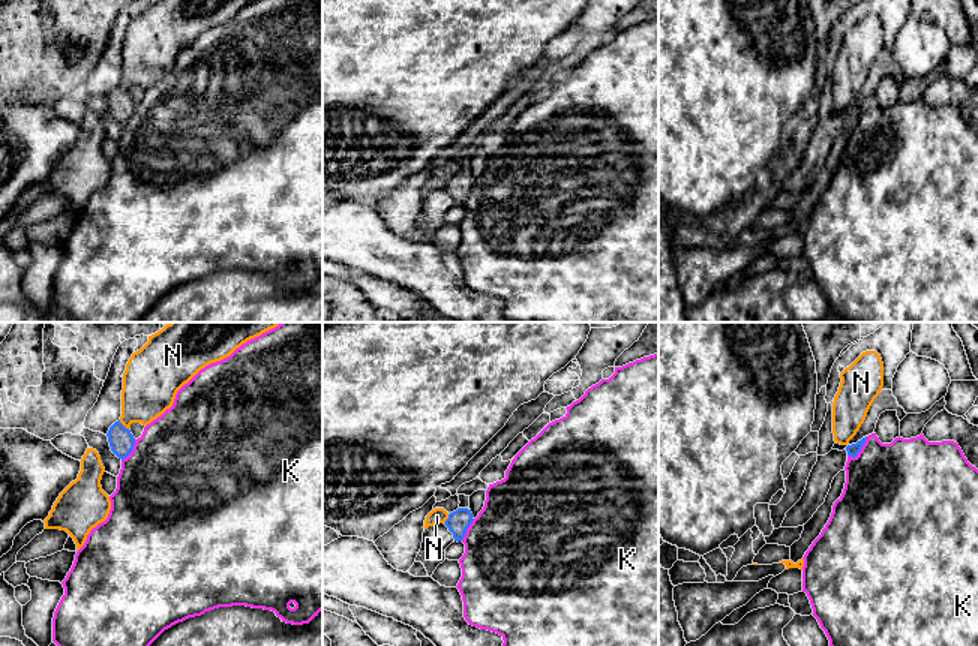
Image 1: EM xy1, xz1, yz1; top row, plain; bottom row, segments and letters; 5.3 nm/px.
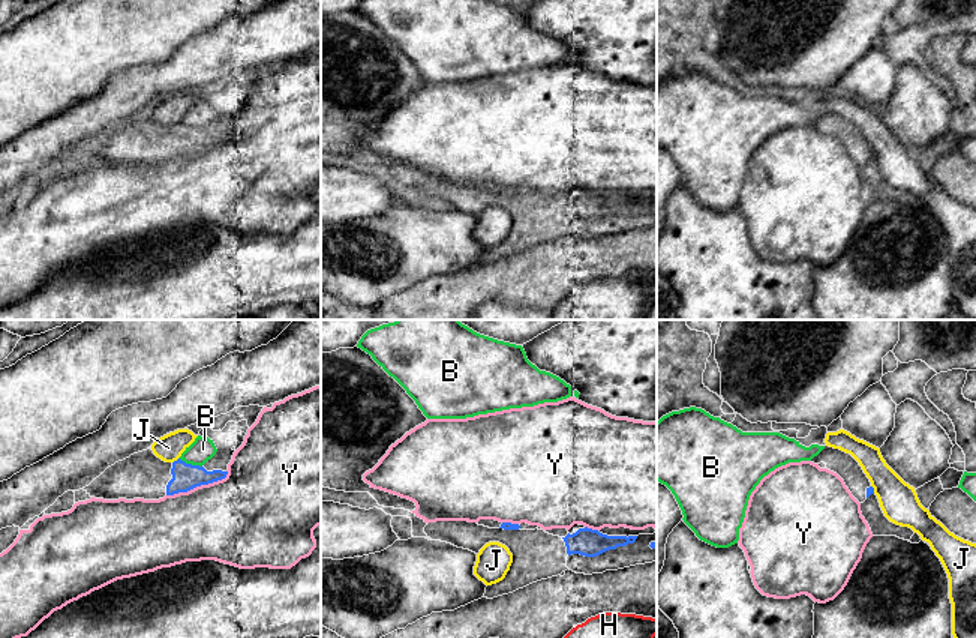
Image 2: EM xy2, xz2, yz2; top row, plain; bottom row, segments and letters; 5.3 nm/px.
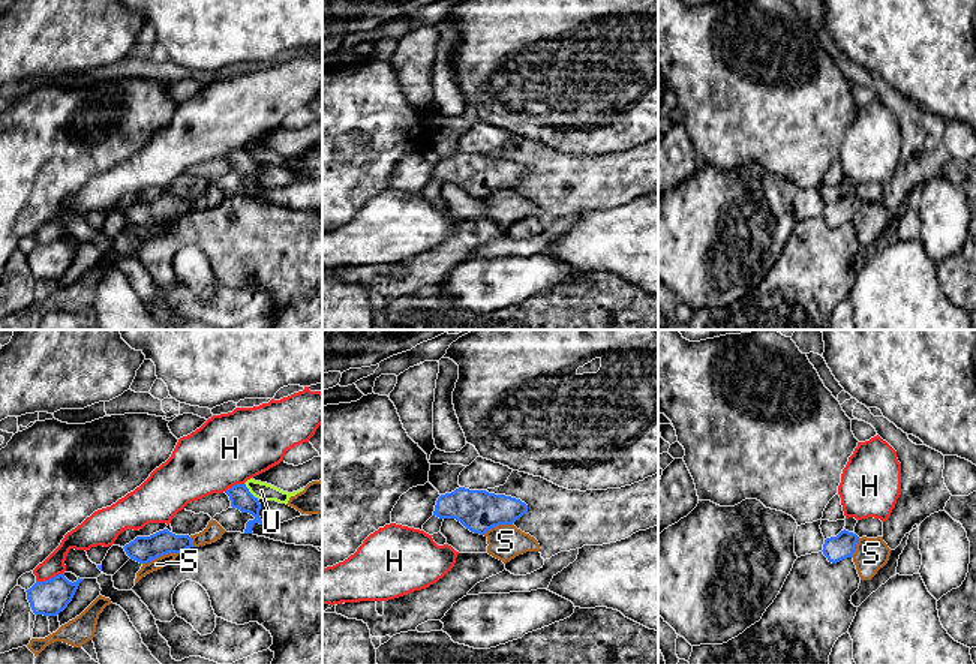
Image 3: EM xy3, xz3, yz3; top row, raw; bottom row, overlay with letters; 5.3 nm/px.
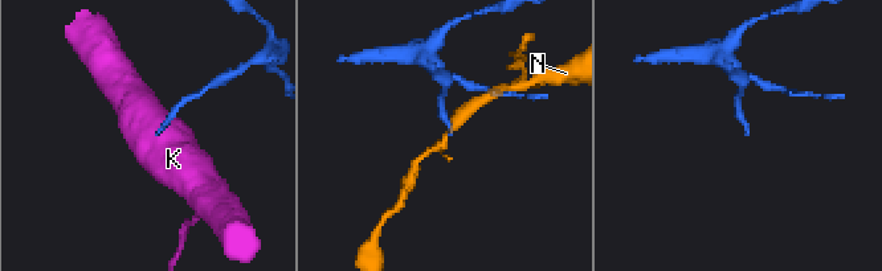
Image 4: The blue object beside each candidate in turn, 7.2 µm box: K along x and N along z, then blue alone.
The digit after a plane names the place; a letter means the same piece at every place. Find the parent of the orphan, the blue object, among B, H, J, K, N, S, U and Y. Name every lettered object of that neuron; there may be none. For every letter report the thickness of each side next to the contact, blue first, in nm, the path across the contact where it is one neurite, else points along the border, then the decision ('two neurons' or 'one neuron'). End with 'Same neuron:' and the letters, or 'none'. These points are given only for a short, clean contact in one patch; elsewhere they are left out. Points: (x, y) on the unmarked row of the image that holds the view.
B: 140/130 nm | along xy2 (179, 122), (201, 129) | two neurons
H: 190/110 nm | two neurons
J: 140/140 nm | along xy2 (179, 120), (173, 126) | two neurons
K: 70/460 nm | along yz1 (867, 101), (861, 114), (855, 120), (848, 120) | two neurons
N: 140/280 nm | along xy1 (119, 84), (128, 93) | two neurons
S: 140/70 nm | along xy3 (179, 216), (170, 216), (143, 228) | two neurons
U: 120/90 nm | two neurons
Y: 140/440 nm | two neurons
Same neuron: none

